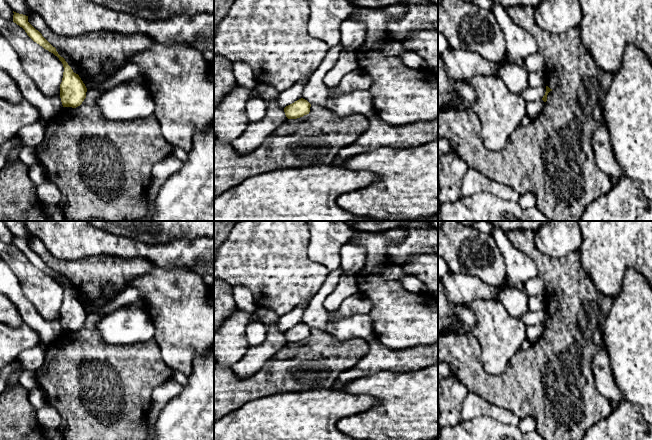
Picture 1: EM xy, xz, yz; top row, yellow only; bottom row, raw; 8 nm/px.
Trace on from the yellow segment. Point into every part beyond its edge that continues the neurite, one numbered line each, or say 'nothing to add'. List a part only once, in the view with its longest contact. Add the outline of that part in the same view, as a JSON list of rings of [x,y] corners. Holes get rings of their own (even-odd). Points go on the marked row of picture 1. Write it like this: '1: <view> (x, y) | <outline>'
nothing to add

